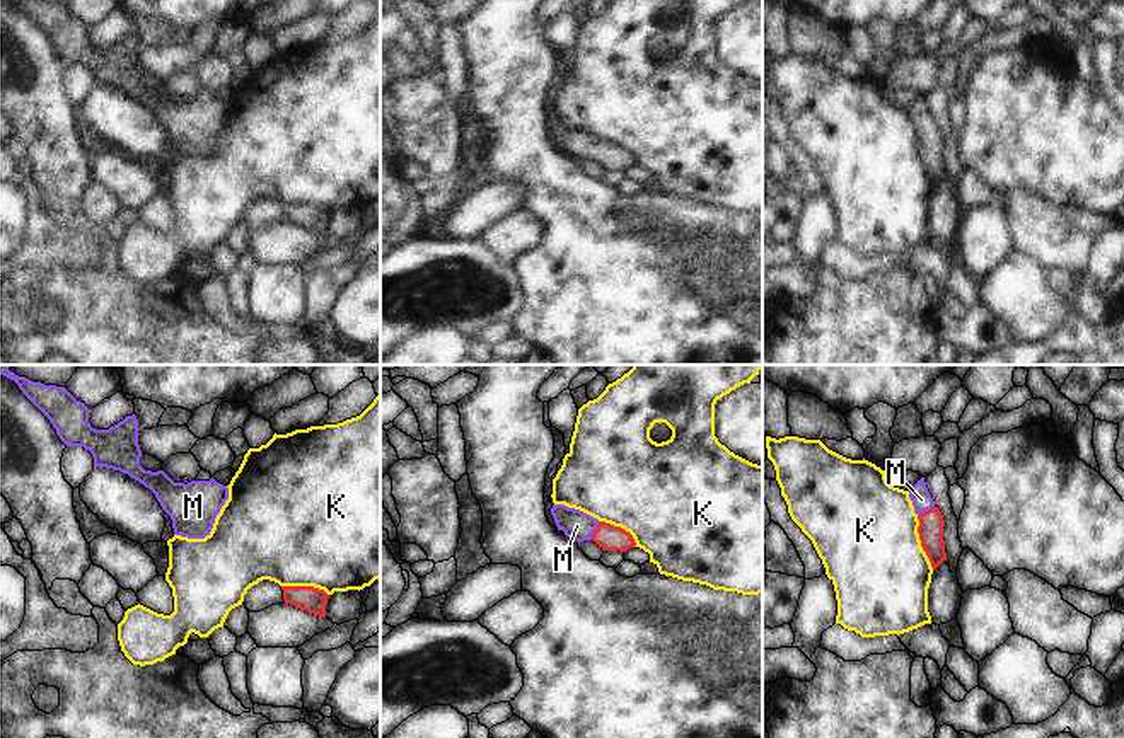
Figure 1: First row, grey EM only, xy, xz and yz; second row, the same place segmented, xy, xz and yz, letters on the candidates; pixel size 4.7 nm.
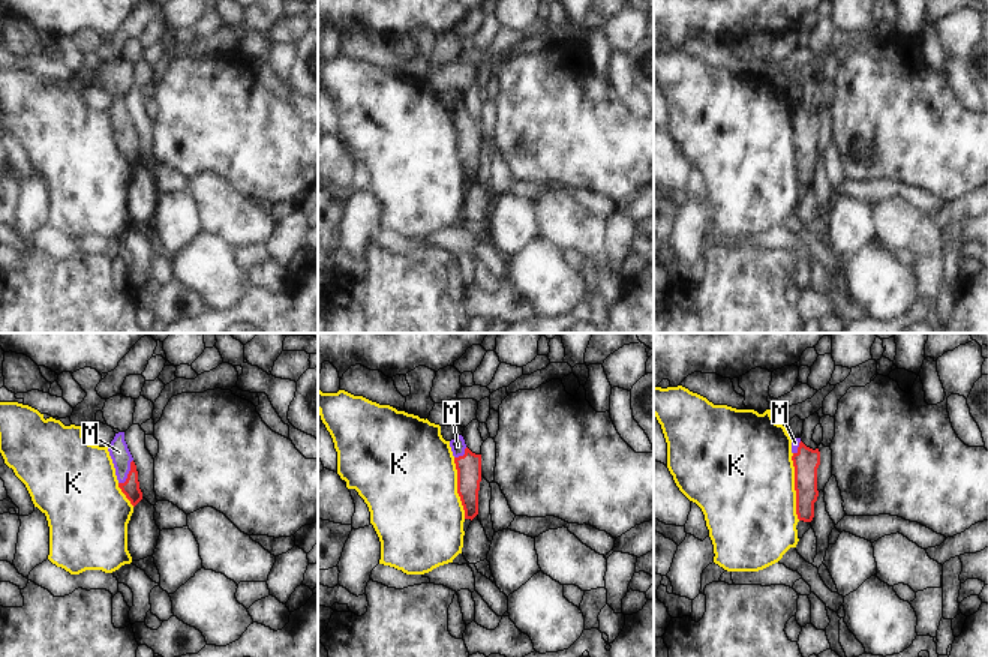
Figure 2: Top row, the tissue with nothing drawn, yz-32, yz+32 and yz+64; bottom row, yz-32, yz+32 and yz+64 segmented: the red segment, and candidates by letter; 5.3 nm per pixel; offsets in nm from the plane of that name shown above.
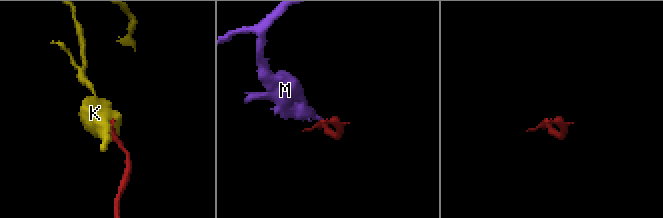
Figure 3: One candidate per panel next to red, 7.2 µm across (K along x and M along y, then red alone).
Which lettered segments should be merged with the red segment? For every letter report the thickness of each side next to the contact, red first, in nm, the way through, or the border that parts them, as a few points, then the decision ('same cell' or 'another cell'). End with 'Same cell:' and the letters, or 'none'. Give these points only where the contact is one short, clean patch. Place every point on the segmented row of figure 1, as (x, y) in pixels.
K: 120 nm thick on the red side, 480 nm on the other; another cell
M: 120 nm thick on the red side, 140 nm on the other; runs through xz (609, 537), (596, 530), (577, 525); same cell
Same cell: M

